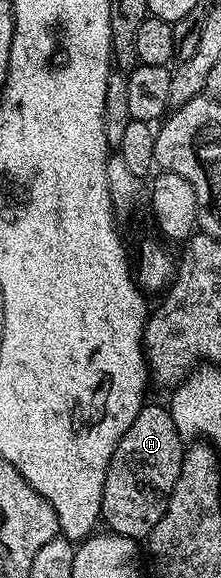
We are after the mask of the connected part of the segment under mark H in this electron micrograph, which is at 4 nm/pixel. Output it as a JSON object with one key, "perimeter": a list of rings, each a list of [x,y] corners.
{"perimeter":[[[146,405],[141,408],[135,421],[131,421],[131,429],[127,429],[127,433],[123,433],[117,442],[105,471],[101,519],[112,534],[138,541],[148,540],[167,509],[171,489],[175,489],[175,481],[179,477],[185,448],[183,436],[179,429],[175,429],[168,406]]]}

